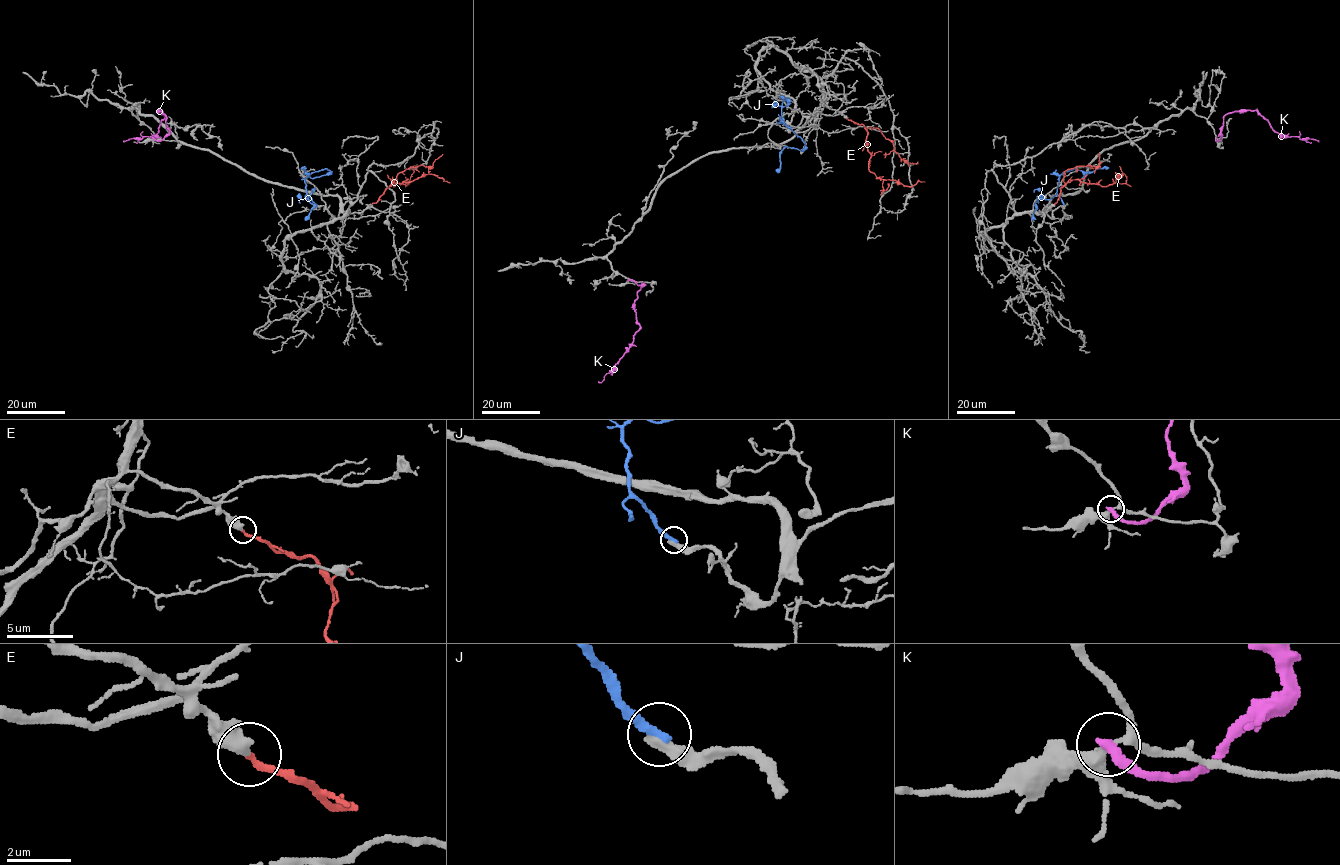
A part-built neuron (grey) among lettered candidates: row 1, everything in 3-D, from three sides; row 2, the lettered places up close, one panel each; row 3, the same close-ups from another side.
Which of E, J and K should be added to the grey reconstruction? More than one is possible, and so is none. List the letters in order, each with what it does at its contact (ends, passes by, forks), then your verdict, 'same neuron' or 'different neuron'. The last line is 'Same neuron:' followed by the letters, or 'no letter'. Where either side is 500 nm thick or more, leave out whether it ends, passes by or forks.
E: same neuron
J: it ends; different neuron
K: it ends; different neuron
Same neuron: E

